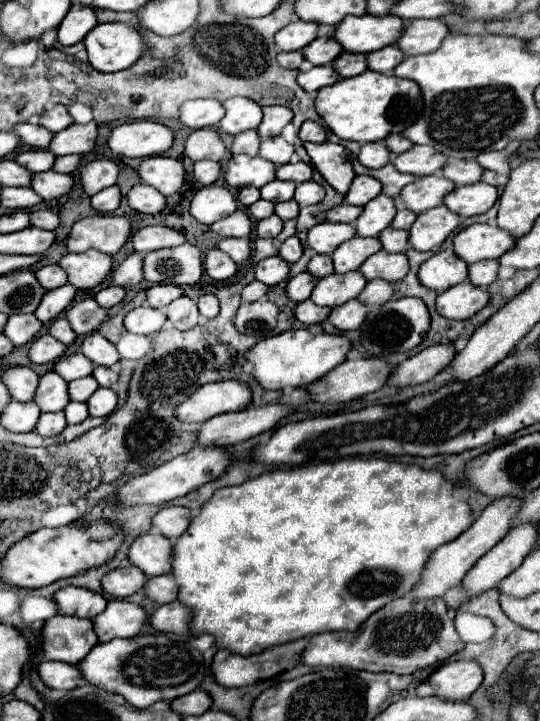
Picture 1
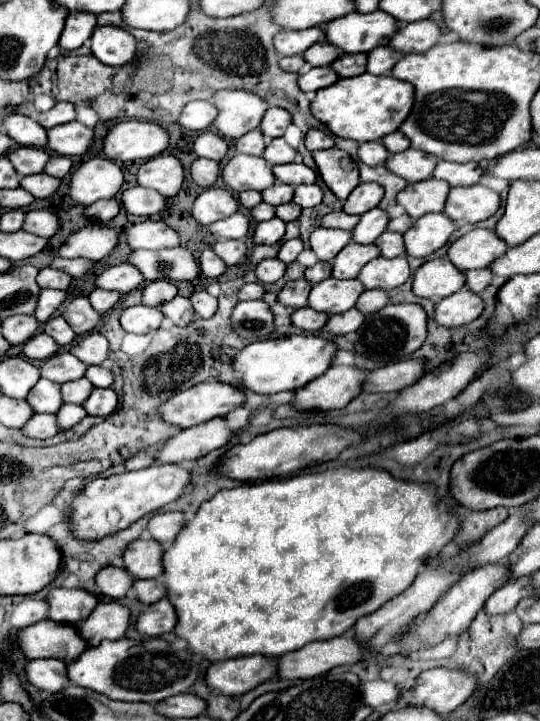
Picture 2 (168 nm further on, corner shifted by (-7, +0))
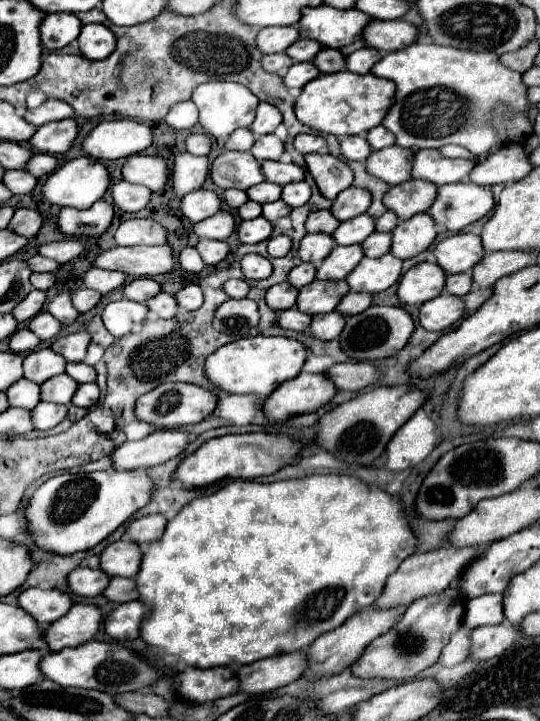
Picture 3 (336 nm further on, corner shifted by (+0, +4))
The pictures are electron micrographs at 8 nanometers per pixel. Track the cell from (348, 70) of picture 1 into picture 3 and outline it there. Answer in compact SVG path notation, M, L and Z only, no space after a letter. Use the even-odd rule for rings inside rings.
M321 48L321 52L313 58L313 64L323 74L341 72L341 70L345 70L345 56L339 50L333 50L333 48Z

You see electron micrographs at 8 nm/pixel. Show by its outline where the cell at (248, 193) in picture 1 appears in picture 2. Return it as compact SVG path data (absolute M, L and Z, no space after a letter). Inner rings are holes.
M246 190L246 192L240 192L240 204L244 208L254 208L256 204L262 202L262 194L256 192L256 190Z

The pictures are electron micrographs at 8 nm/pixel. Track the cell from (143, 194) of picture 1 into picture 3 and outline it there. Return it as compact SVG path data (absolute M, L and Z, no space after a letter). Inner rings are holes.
M125 180L113 184L111 188L111 196L113 196L113 202L125 210L125 212L139 212L143 210L147 204L149 204L149 188L145 186L137 186L137 184L129 184Z

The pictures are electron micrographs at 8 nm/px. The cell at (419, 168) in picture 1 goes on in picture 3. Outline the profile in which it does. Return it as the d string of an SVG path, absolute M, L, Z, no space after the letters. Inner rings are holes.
M387 146L381 150L373 150L367 158L367 172L389 186L403 184L411 178L411 164L413 164L413 152L409 148L401 146Z

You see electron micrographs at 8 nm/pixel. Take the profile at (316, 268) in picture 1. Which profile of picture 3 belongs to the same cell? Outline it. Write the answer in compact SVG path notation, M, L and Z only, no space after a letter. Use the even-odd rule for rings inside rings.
M299 264L289 272L289 284L295 288L303 288L307 284L311 284L315 278L315 266L313 264Z

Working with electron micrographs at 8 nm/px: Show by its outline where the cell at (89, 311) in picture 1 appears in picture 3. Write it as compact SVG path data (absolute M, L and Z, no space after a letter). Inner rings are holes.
M65 292L57 294L57 296L49 302L47 310L51 310L51 314L53 314L61 324L71 324L71 322L79 316L79 312L77 312L77 310L73 308L73 304L71 304L69 294L65 294Z

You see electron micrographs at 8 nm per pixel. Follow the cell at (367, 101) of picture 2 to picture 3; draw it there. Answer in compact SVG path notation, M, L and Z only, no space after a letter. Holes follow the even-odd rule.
M335 72L321 74L315 80L307 82L295 100L295 116L299 122L323 134L365 134L367 130L381 124L389 112L395 98L395 84L373 74L353 74L353 72Z

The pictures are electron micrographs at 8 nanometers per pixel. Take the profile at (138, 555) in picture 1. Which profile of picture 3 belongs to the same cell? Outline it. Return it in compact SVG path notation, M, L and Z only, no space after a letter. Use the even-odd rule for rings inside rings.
M117 540L101 552L99 568L107 572L109 578L123 576L135 578L141 564L141 548L131 540Z

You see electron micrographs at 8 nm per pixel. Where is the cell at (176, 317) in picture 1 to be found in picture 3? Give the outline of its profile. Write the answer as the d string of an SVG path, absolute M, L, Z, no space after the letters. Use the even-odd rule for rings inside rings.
M159 292L157 296L149 298L145 302L145 306L149 310L153 310L155 314L159 314L161 318L173 318L177 312L179 312L179 306L177 306L177 300L171 296L171 294L165 294L165 292Z

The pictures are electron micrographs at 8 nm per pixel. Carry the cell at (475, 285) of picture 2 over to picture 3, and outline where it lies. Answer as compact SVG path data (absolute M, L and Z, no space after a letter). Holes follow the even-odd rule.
M465 272L465 274L451 274L447 276L447 282L445 282L445 290L453 296L465 296L469 290L471 290L471 272Z

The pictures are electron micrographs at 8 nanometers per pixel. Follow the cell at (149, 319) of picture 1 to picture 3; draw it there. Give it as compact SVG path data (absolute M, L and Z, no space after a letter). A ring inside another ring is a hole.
M127 298L117 300L117 302L109 302L103 310L103 324L105 328L115 336L121 338L125 334L131 332L131 328L135 324L141 324L147 316L147 306L141 302L131 302Z

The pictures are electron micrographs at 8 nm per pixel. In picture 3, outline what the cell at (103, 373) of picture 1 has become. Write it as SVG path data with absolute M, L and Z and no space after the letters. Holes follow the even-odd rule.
M67 362L65 366L65 372L79 384L83 382L95 382L95 368L93 366L87 366L85 362Z

